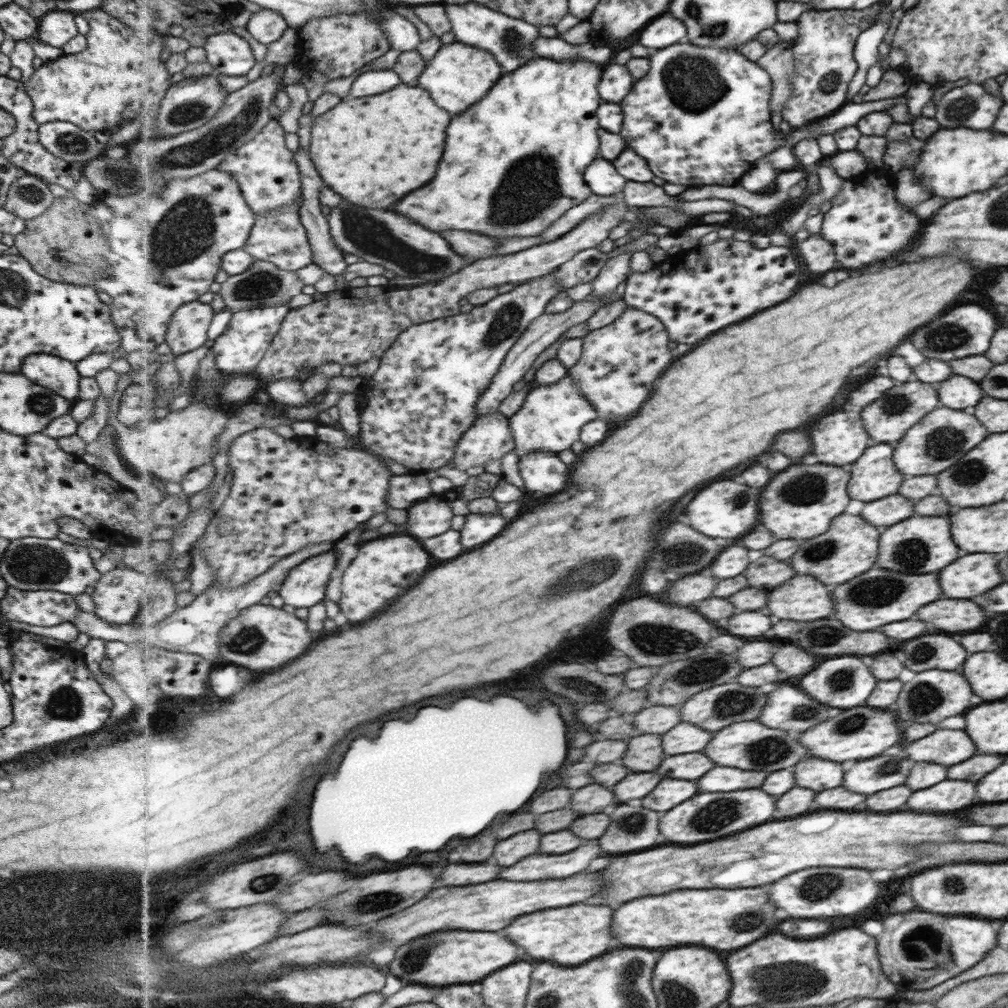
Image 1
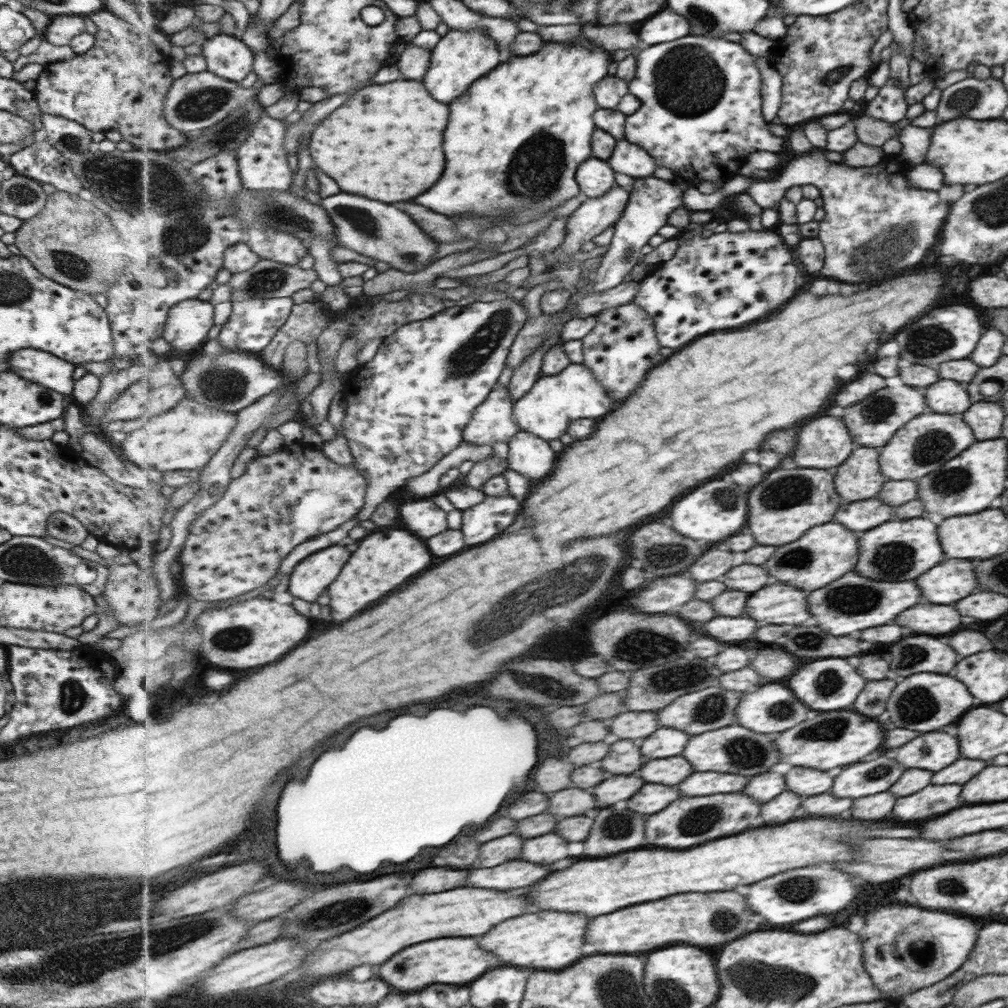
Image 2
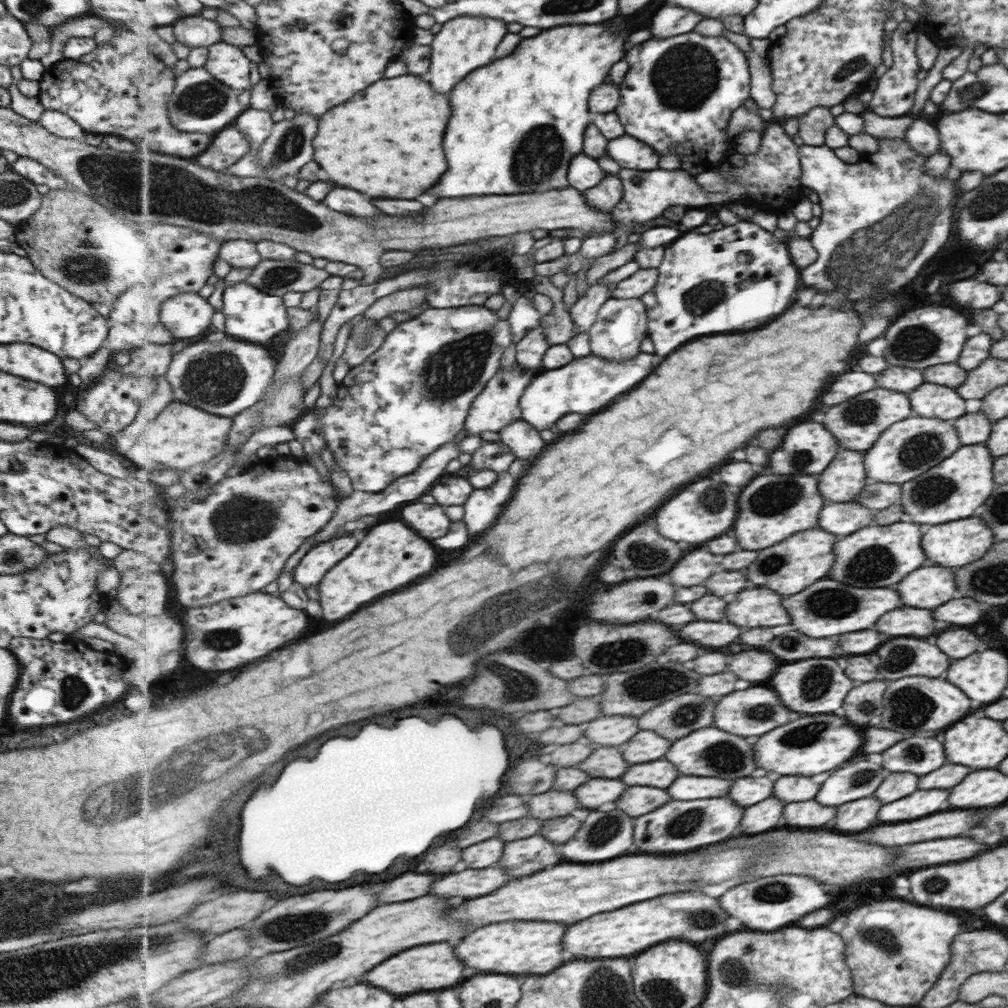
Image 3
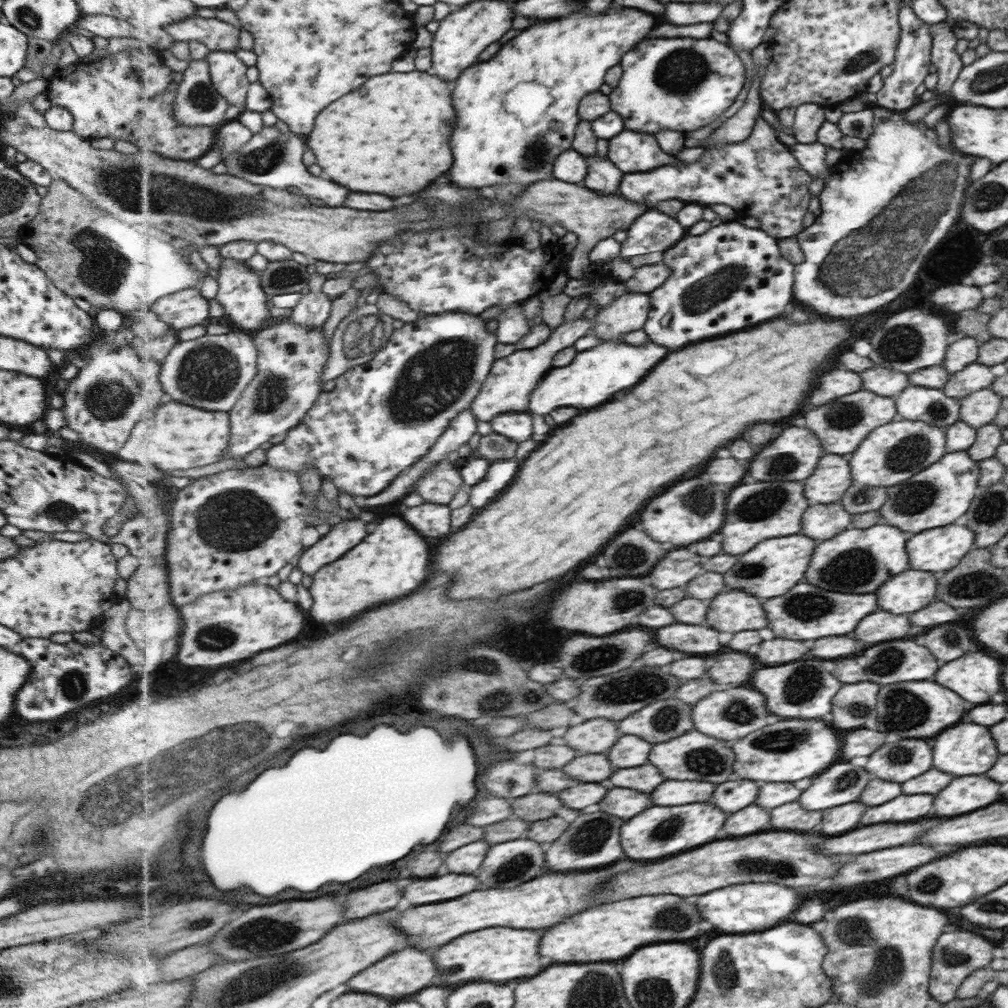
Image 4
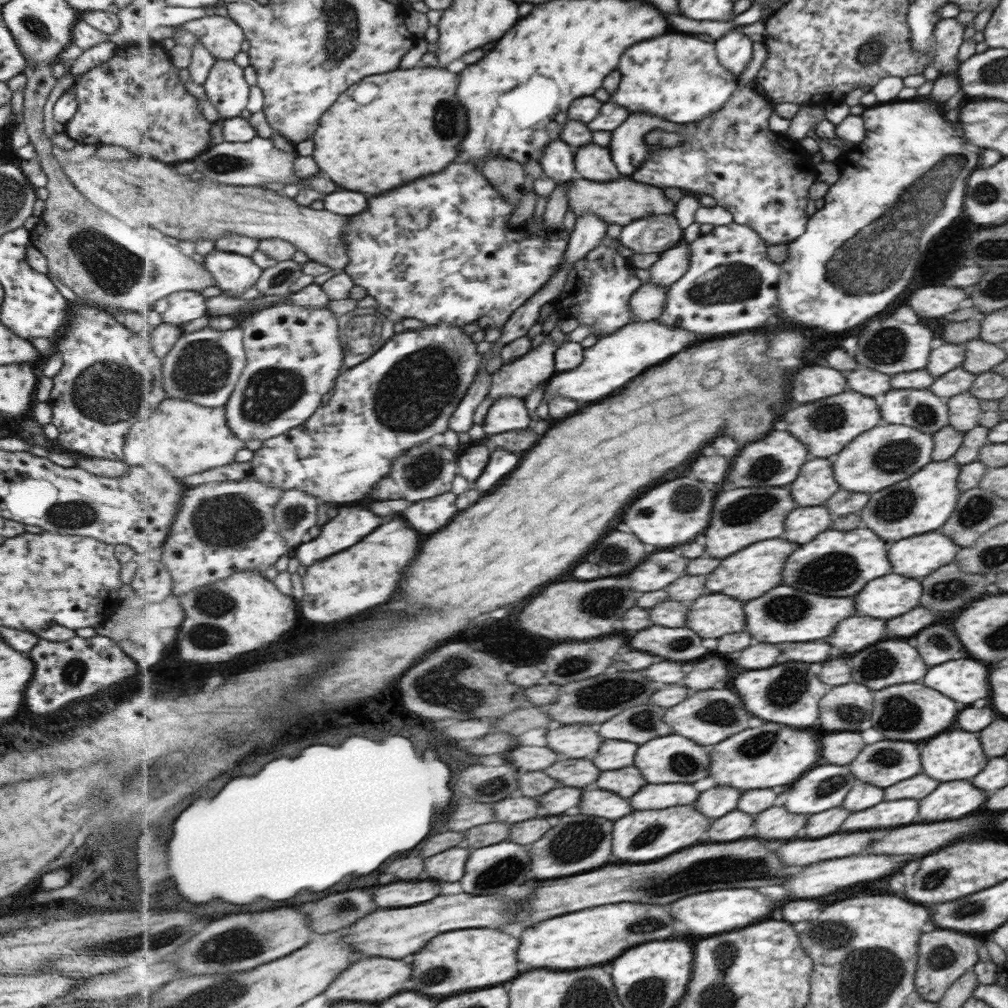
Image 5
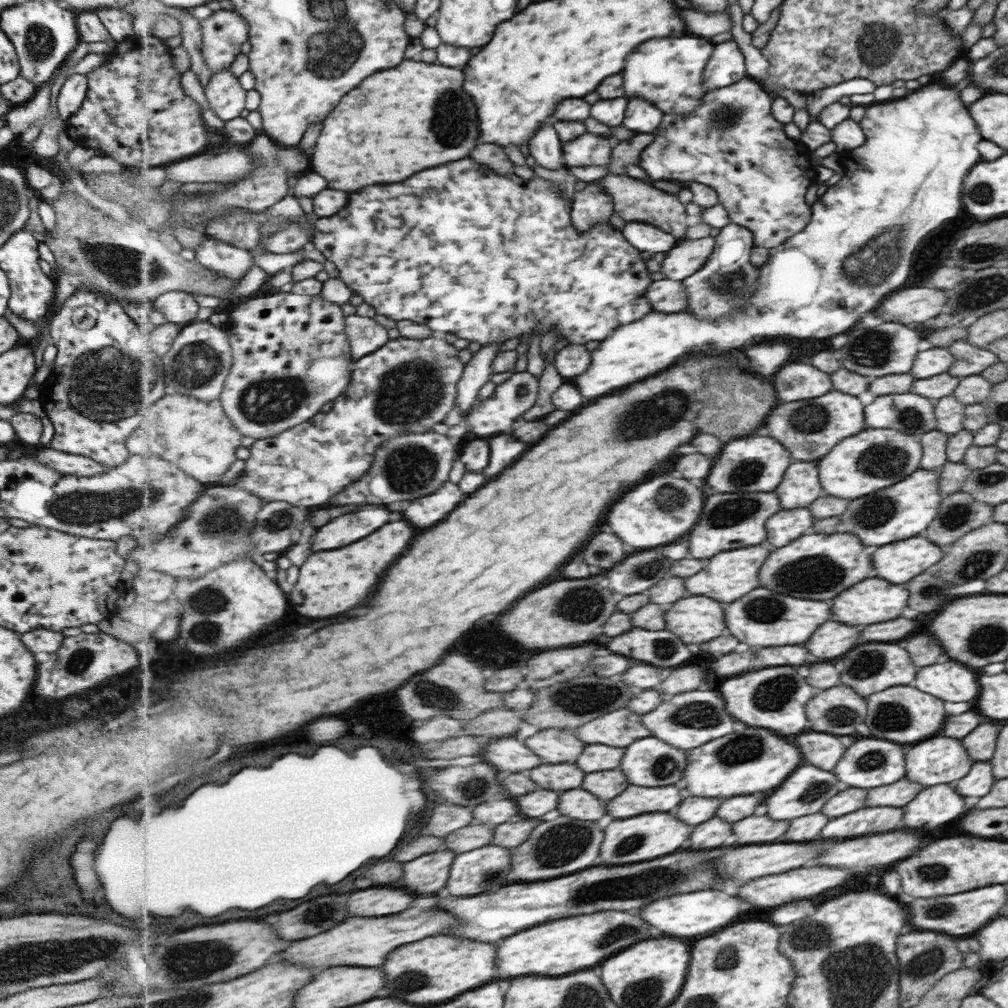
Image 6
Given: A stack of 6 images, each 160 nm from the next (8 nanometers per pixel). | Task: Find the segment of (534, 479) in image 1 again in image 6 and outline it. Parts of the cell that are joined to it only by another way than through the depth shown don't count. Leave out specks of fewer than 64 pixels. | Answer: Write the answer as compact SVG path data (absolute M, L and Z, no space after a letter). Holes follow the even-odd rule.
M529 372L515 373L506 380L503 384L500 384L494 394L487 400L479 401L473 408L469 411L464 419L464 424L468 428L468 433L471 436L489 436L493 438L505 433L513 432L509 425L511 422L515 422L515 418L523 416L527 410L531 410L537 402L537 394L539 394L539 378L535 378L533 374Z

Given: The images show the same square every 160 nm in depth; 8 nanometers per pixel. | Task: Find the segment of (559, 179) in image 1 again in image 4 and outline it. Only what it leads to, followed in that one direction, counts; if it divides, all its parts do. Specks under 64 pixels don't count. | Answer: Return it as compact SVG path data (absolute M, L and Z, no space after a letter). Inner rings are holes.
M613 8L605 14L581 10L579 14L569 14L565 18L535 22L523 34L513 38L513 44L505 44L495 58L461 73L461 78L455 82L453 96L459 124L453 134L453 154L457 162L451 170L451 182L461 188L493 188L505 182L519 183L527 188L537 181L555 179L553 162L565 148L572 148L575 128L582 121L579 118L581 100L587 94L597 92L605 84L607 70L617 66L623 54L645 40L655 26L657 20L653 16L635 8L623 8L621 12Z

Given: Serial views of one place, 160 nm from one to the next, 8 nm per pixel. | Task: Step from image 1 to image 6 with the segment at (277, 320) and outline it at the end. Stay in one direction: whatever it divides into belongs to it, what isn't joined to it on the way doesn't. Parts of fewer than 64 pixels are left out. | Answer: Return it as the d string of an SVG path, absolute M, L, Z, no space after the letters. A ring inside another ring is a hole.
M211 235L196 248L195 260L208 269L231 275L237 280L246 280L249 268L255 264L254 256L245 247L235 247Z

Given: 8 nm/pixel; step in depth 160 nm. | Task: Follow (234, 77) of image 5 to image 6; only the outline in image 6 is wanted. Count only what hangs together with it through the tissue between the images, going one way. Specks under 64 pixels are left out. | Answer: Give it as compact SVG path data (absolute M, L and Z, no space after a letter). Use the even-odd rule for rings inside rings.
M230 69L213 74L205 90L210 110L221 120L226 122L246 115L248 90Z

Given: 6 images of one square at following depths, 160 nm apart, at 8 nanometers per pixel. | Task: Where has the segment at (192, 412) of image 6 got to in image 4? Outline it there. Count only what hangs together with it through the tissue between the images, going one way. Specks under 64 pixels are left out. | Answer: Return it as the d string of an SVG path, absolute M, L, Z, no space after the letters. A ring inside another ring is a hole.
M181 402L163 404L153 422L143 420L134 424L125 445L115 454L118 459L143 464L155 464L161 470L189 470L219 462L232 442L232 423L227 412L213 412L185 406Z

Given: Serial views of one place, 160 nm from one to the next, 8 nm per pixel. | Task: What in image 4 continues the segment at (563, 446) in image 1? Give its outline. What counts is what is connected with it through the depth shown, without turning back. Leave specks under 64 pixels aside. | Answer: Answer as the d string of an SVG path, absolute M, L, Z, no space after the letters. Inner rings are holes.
M648 340L641 346L632 346L621 341L602 342L595 348L578 353L575 360L569 366L553 368L541 385L533 391L529 399L529 414L541 415L553 413L559 408L581 406L581 408L595 408L613 398L613 394L621 390L629 390L637 386L651 368L657 366L667 356L667 347Z

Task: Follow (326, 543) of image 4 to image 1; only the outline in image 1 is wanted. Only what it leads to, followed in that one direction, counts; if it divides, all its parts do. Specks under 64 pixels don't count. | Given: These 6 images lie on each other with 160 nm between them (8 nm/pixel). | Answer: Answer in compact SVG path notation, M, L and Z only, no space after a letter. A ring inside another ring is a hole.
M324 552L296 566L278 591L285 604L294 608L311 608L325 600L327 586L337 570L337 552Z

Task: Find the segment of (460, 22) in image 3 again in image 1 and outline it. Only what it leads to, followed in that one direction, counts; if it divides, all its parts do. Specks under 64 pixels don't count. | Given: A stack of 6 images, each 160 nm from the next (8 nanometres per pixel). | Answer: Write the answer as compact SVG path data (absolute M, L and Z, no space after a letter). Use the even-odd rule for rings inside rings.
M455 40L442 45L433 60L425 66L417 84L428 90L429 94L433 94L433 98L437 98L437 104L441 108L449 110L451 114L463 114L469 106L481 101L504 73L504 67L494 54Z

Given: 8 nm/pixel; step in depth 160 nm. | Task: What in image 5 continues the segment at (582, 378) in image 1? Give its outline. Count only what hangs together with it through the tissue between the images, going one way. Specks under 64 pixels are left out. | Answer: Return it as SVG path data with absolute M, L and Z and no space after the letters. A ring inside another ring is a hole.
M644 283L632 296L631 309L633 321L659 320L666 311L669 287L655 283Z

